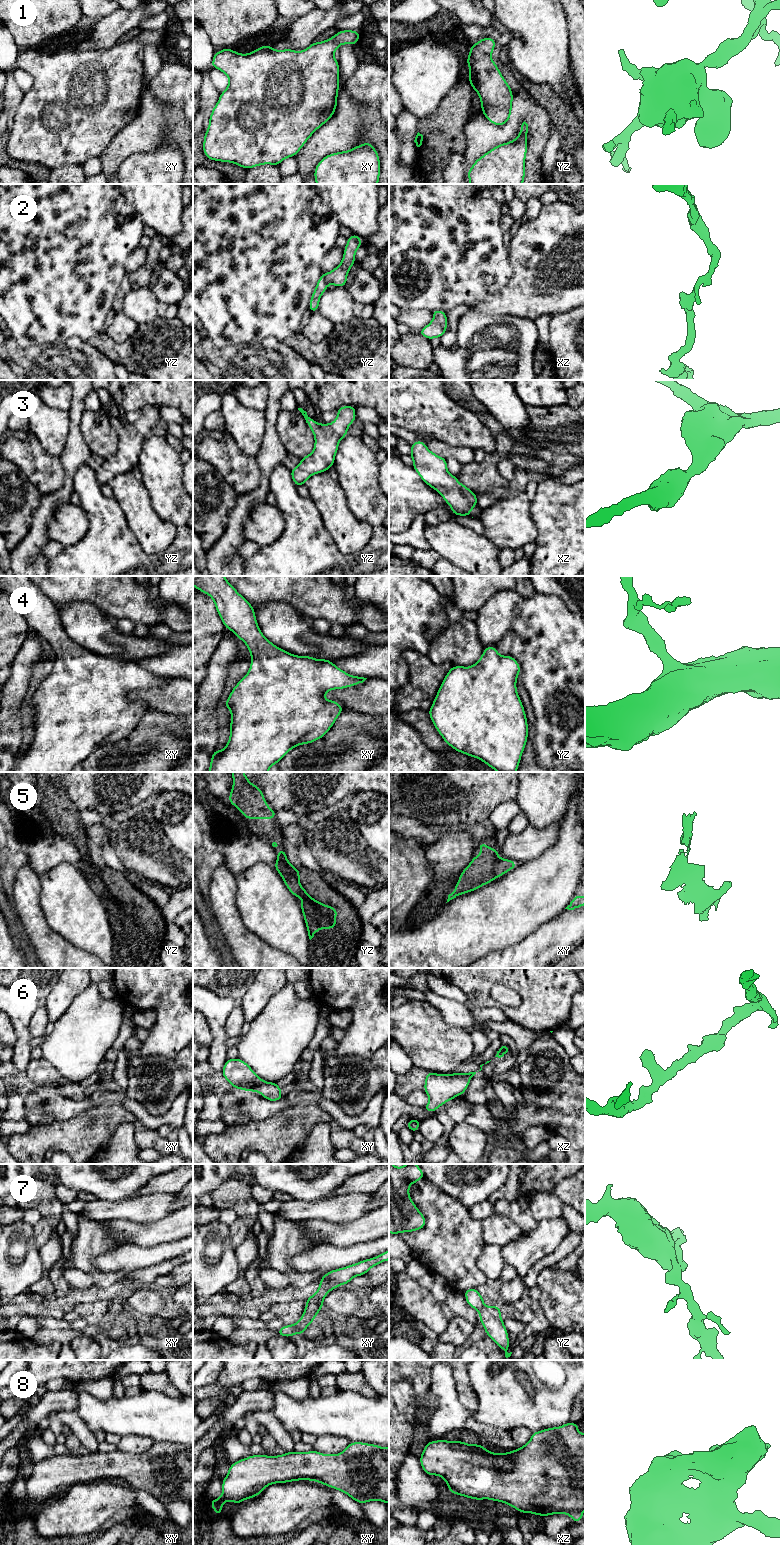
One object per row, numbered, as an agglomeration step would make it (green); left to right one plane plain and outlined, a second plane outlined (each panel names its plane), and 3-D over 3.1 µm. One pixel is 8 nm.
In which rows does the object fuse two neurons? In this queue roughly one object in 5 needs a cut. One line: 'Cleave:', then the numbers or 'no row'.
Cleave: 5

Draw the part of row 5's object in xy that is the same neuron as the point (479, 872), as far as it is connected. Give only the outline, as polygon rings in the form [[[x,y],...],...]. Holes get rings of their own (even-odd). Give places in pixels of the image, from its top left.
[[[480,842],[478,848],[482,854],[474,856],[470,864],[460,873],[460,878],[454,891],[448,895],[447,902],[459,895],[477,890],[495,879],[493,865],[498,858],[498,847],[491,849],[488,845]]]

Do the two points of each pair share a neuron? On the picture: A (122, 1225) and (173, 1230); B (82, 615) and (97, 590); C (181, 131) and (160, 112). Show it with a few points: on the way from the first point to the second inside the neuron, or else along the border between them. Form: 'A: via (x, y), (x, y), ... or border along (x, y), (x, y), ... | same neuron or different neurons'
A: via (135, 1231), (160, 1231) | same neuron
B: border along (66, 602), (91, 602), (107, 615) | different neurons
C: via (180, 124), (179, 120), (172, 113), (167, 112) | same neuron

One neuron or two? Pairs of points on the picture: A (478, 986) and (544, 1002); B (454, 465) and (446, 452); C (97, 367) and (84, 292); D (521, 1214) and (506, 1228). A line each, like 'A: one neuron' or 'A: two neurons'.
A: one neuron
B: two neurons
C: two neurons
D: two neurons

